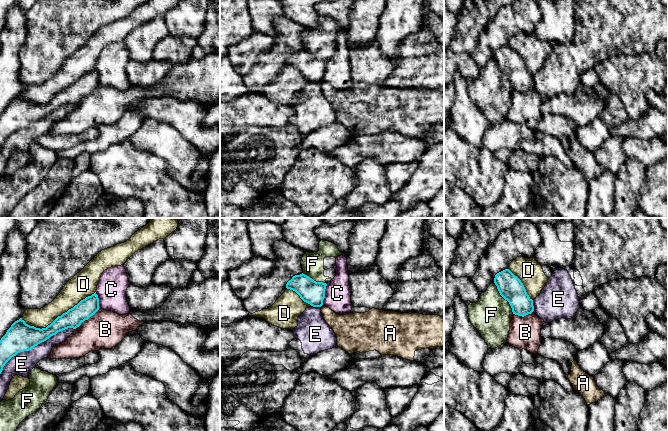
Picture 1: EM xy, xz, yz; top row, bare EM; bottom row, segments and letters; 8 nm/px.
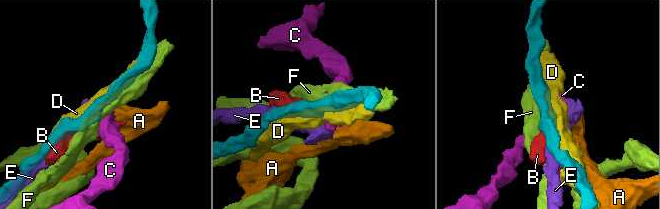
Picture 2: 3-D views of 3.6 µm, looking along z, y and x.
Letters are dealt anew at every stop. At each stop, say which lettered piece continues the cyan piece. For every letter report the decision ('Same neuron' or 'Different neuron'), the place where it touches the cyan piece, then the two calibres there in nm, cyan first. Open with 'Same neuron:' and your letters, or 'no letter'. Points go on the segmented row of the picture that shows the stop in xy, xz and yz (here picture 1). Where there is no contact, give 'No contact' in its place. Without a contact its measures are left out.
Same neuron: no letter
A: Different neuron. Touches cyan at xz (321, 305). Thickness 190 nm (cyan) against 190 nm
B: Different neuron. Touches cyan at xy (87, 319). Thickness 150 nm (cyan) against 300 nm
C: Different neuron. Touches cyan at xz (324, 294). Thickness 190 nm (cyan) against 200 nm
D: Different neuron. Touches cyan at xy (58, 316). Thickness 150 nm (cyan) against 190 nm
E: Different neuron. Touches cyan at xy (34, 346). Thickness 240 nm (cyan) against 170 nm
F: Different neuron. Touches cyan at yz (504, 298). Thickness 200 nm (cyan) against 320 nm

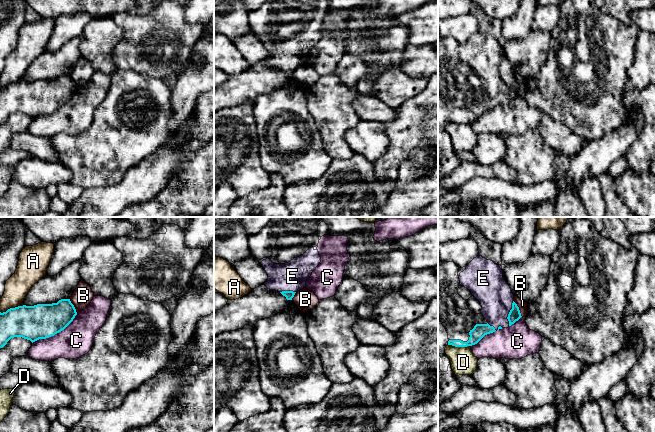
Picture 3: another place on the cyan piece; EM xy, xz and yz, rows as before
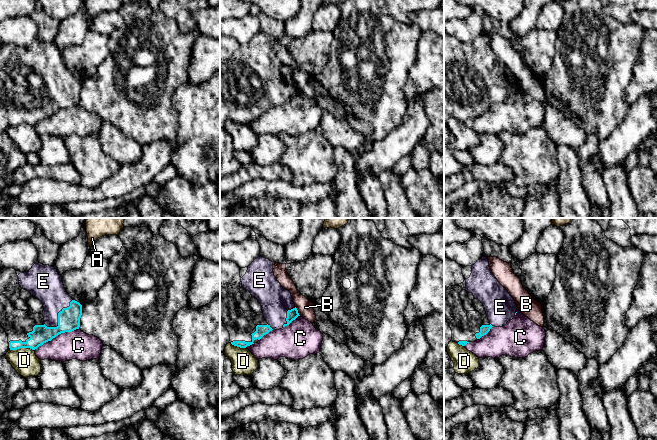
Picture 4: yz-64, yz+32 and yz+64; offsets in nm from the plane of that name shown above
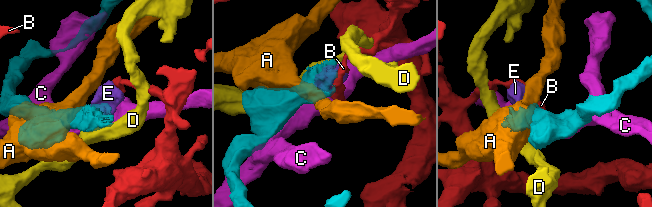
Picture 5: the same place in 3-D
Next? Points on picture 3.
Same neuron: E
A: Different neuron. Touches cyan at xy (10, 308). Thickness 280 nm (cyan) against 190 nm
B: Different neuron. Touches cyan at yz (518, 309). Thickness 100 nm (cyan) against 70 nm
C: Different neuron. Touches cyan at xy (55, 333). Thickness 280 nm (cyan) against 260 nm
D: Different neuron. Touches cyan at yz (459, 346). Thickness 110 nm (cyan) against 200 nm
E: Same neuron. Touches cyan at yz (509, 313). Thickness 100 nm (cyan) against 280 nm

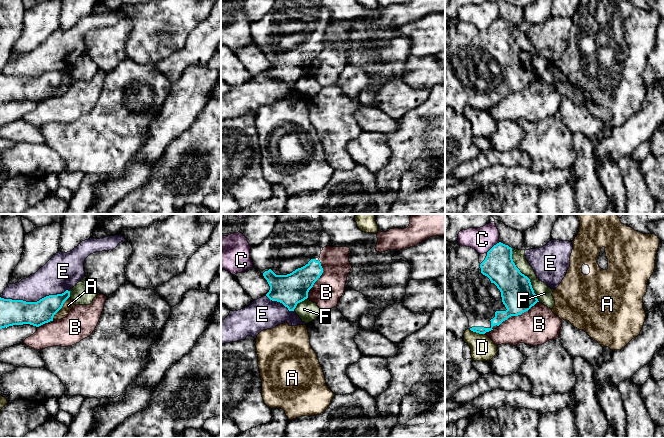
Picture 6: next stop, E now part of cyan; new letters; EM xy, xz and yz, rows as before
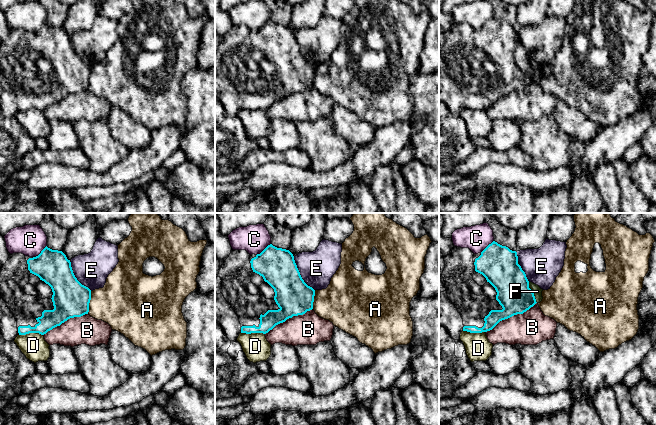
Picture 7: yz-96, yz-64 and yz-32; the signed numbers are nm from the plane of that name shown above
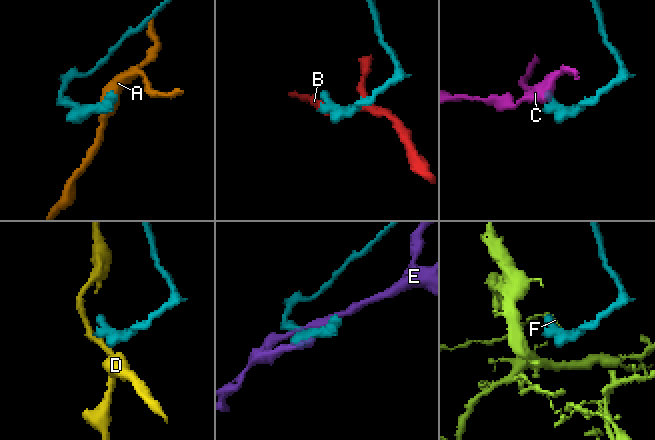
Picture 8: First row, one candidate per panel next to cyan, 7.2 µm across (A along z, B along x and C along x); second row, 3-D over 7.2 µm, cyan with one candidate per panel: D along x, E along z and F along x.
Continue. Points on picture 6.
Same neuron: no letter
A: Different neuron. Touches cyan at xy (61, 307). Thickness 190 nm (cyan) against 80 nm
B: Different neuron. Touches cyan at yz (518, 314). Thickness 260 nm (cyan) against 300 nm
C: Different neuron. Touches cyan at yz (493, 246). Thickness 240 nm (cyan) against 200 nm
D: Different neuron. Touches cyan at yz (477, 332). Thickness 90 nm (cyan) against 190 nm
E: Different neuron. Touches cyan at xy (34, 302). Thickness 200 nm (cyan) against 260 nm
F: Different neuron. Touches cyan at yz (523, 274). Thickness 260 nm (cyan) against 130 nm

